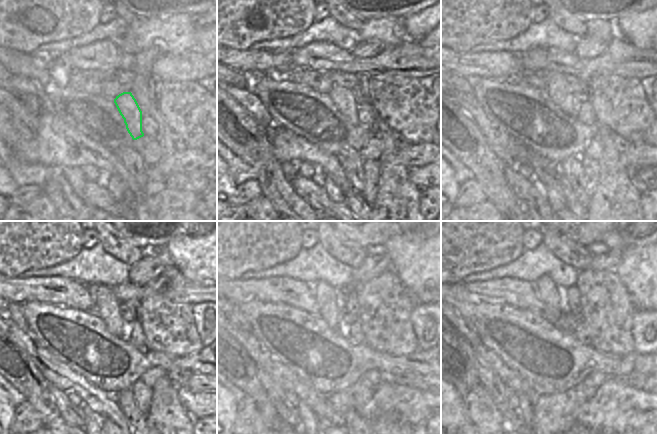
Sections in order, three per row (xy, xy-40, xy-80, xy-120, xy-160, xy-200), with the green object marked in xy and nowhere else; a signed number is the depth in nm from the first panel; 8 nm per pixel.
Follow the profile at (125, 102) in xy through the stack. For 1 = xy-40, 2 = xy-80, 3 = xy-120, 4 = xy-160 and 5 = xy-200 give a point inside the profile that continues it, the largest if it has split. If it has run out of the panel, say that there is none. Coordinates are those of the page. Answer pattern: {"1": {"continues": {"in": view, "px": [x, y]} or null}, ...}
{"1": {"continues": {"in": "xy-40", "px": [344, 99]}}, "2": {"continues": {"in": "xy-80", "px": [559, 90]}}, "3": {"continues": {"in": "xy-120", "px": [109, 311]}}, "4": {"continues": {"in": "xy-160", "px": [332, 312]}}, "5": {"continues": {"in": "xy-200", "px": [558, 302]}}}

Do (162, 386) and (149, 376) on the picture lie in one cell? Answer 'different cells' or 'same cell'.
different cells

